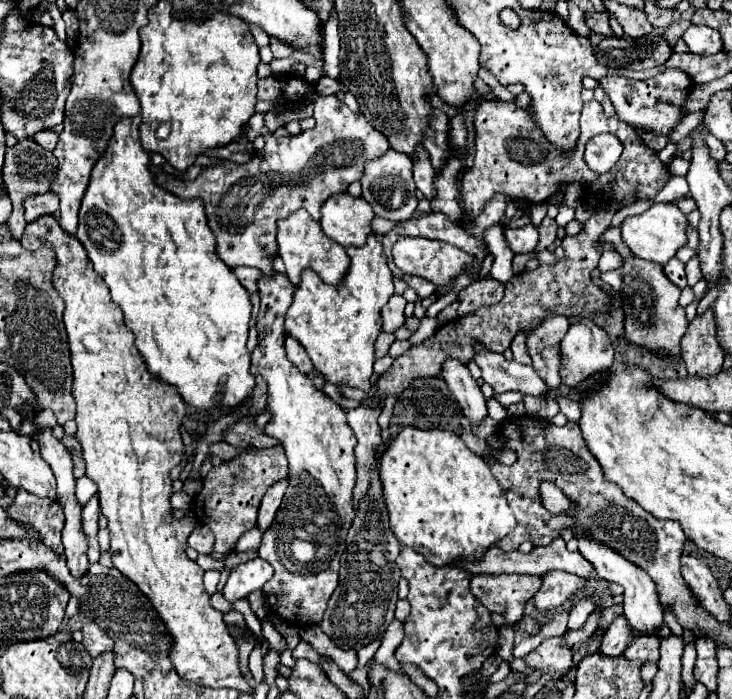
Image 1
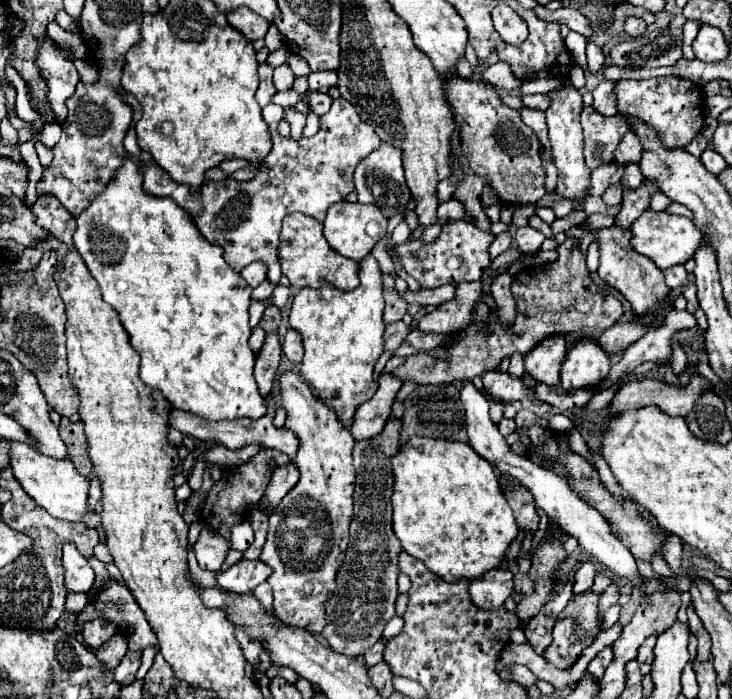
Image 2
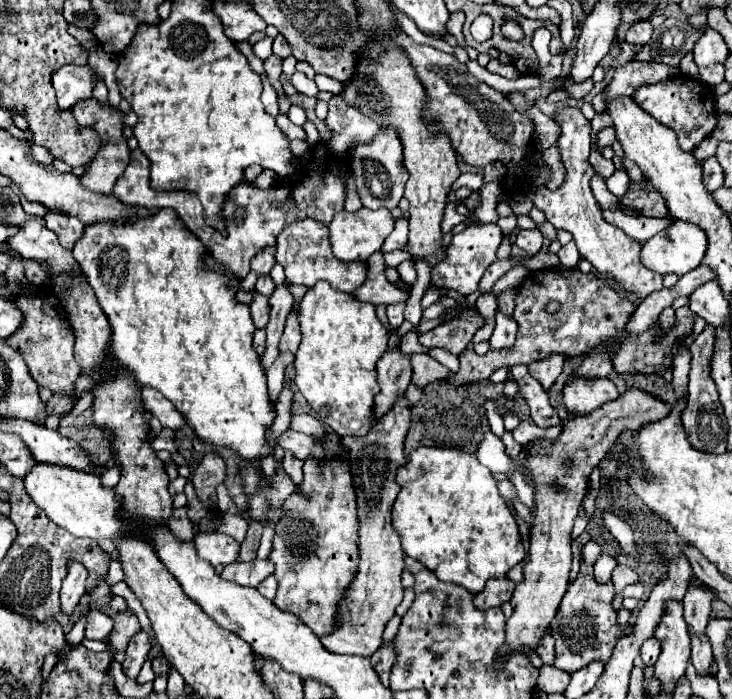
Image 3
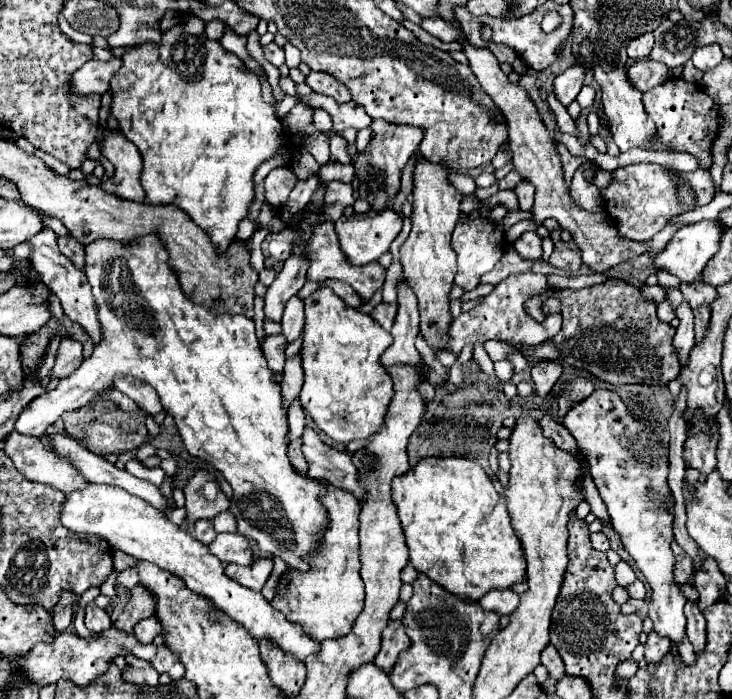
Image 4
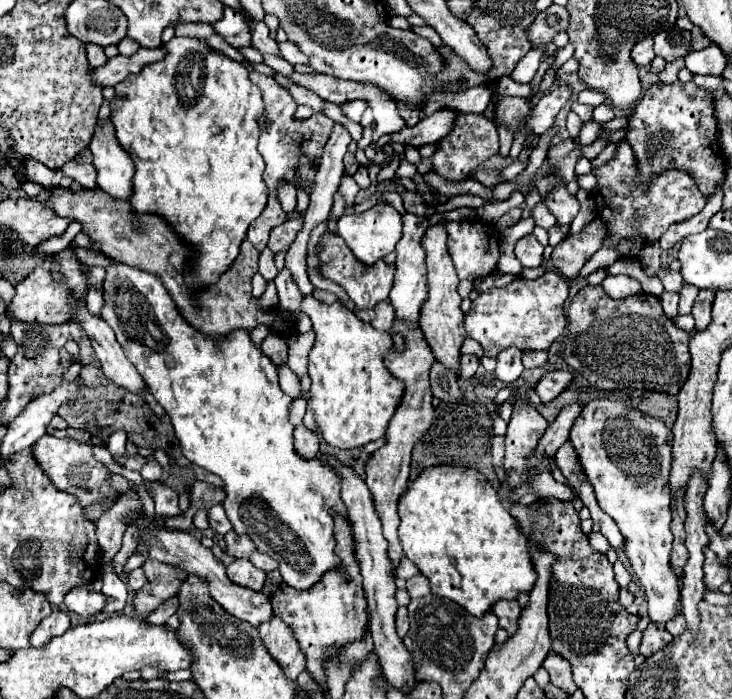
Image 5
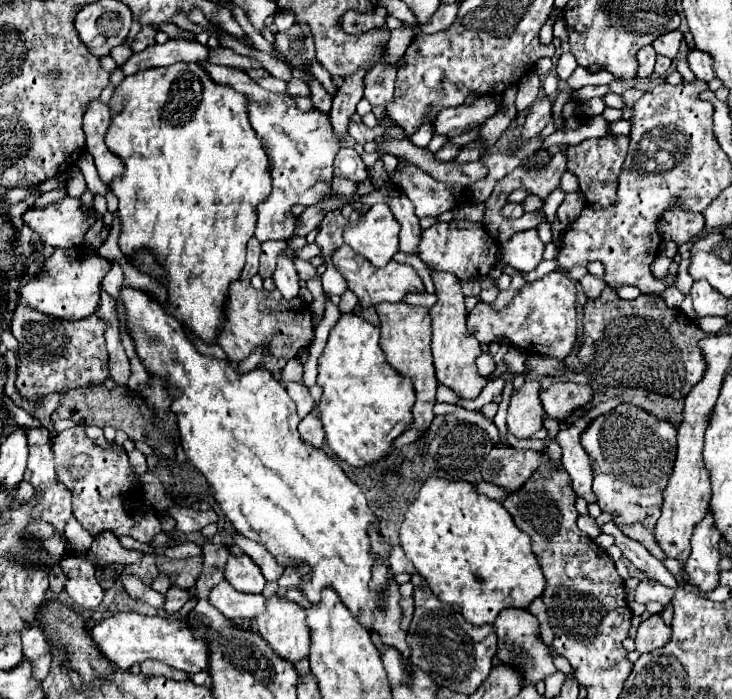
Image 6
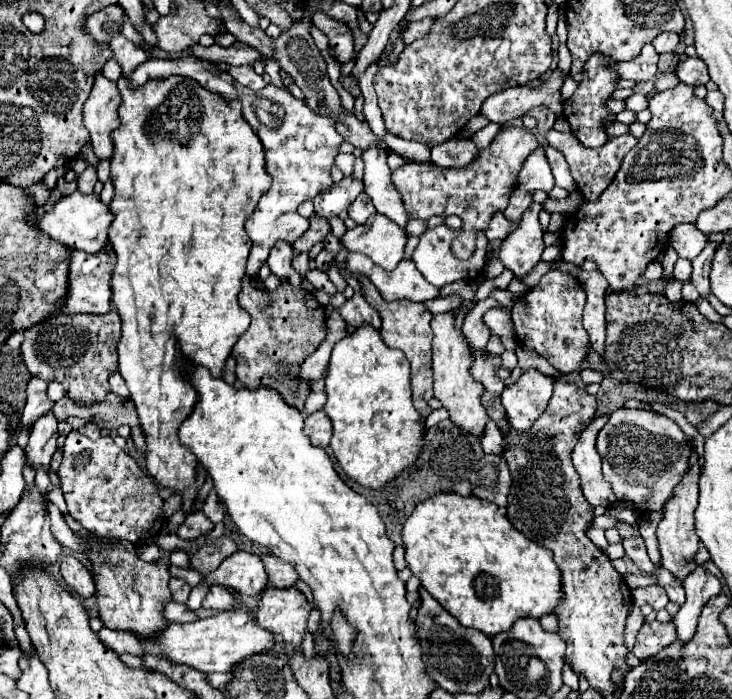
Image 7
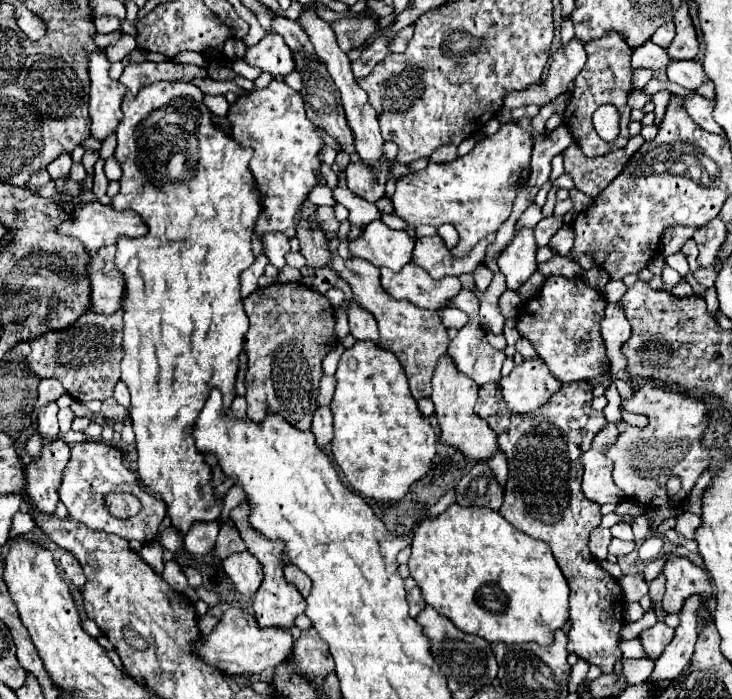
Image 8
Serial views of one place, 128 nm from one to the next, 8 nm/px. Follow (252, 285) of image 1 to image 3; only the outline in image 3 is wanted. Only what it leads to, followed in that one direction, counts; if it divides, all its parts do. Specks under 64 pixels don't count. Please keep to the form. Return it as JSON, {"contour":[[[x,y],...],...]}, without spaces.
{"contour":[[[264,248],[252,258],[252,272],[256,272],[256,276],[264,276],[272,270],[272,266],[276,264],[274,252],[276,248]]]}

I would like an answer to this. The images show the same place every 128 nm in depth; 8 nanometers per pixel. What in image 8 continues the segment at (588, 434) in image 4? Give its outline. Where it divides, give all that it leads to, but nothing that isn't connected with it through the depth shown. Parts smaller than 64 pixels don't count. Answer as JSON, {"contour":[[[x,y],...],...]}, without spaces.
{"contour":[[[644,386],[634,392],[632,400],[624,404],[626,410],[648,416],[646,428],[636,428],[626,422],[618,422],[618,438],[614,444],[606,448],[606,454],[614,462],[614,482],[616,486],[632,500],[642,506],[662,506],[670,502],[666,494],[666,482],[670,476],[678,476],[682,488],[672,502],[684,502],[698,480],[698,476],[708,468],[710,458],[704,446],[700,444],[700,436],[706,428],[706,404],[694,398],[684,398],[680,392],[672,392],[670,388]]]}

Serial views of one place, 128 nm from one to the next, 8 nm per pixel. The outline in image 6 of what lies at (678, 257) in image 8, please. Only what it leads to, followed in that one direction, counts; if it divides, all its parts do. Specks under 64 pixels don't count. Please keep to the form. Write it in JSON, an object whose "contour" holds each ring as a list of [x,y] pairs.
{"contour":[[[682,258],[680,268],[678,268],[678,280],[676,280],[676,288],[678,288],[678,290],[684,294],[684,296],[688,296],[688,294],[690,294],[692,284],[694,284],[694,280],[692,280],[692,276],[688,274],[688,258]]]}

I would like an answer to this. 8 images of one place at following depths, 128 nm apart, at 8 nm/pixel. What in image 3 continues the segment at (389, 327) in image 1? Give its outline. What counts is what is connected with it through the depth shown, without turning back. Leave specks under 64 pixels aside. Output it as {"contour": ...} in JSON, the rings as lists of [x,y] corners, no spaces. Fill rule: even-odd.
{"contour":[[[394,250],[384,254],[385,265],[388,267],[397,267],[405,260],[412,260],[412,256],[407,251]],[[390,304],[388,306],[386,314],[388,314],[392,328],[398,328],[404,322],[404,308],[406,308],[406,304]]]}

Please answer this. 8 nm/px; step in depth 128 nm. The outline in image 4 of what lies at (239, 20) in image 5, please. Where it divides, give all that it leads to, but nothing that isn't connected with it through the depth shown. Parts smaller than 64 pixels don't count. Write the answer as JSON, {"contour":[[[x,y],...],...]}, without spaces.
{"contour":[[[226,28],[226,32],[224,32],[224,36],[220,38],[220,44],[226,48],[226,50],[230,50],[230,52],[234,52],[252,72],[264,72],[264,68],[262,68],[262,64],[260,62],[256,62],[250,54],[248,54],[248,50],[246,50],[246,38],[244,36],[238,36],[238,34],[234,34],[230,28]]]}

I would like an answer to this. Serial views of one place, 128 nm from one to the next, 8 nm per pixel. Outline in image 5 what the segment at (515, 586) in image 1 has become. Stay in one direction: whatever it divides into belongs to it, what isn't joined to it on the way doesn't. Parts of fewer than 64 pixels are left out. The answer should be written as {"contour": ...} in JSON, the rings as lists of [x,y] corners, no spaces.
{"contour":[[[500,600],[500,604],[494,604],[492,606],[492,612],[498,616],[500,620],[500,626],[508,630],[508,634],[512,634],[516,628],[518,628],[518,616],[522,612],[520,604],[516,600]]]}

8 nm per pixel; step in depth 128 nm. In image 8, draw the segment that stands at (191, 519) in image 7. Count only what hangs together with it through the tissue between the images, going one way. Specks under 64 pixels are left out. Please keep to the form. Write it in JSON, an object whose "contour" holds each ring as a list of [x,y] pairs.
{"contour":[[[208,522],[208,524],[194,524],[184,536],[184,548],[190,554],[208,554],[214,548],[216,536],[218,536],[218,522]]]}

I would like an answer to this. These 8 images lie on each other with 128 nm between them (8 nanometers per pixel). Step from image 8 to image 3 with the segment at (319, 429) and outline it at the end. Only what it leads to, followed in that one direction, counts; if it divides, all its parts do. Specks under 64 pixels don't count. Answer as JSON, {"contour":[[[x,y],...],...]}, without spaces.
{"contour":[[[286,452],[286,456],[282,458],[282,468],[284,468],[284,472],[294,480],[294,484],[298,486],[300,482],[302,482],[302,460],[298,460],[296,456],[292,456],[290,452]]]}

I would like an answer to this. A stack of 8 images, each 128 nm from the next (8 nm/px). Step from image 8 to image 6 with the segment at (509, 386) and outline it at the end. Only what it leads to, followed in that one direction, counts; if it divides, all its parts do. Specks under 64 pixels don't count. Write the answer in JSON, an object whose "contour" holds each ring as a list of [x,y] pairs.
{"contour":[[[526,380],[522,388],[512,392],[508,408],[508,432],[516,438],[530,438],[542,428],[544,408],[538,392],[540,384],[536,380]]]}

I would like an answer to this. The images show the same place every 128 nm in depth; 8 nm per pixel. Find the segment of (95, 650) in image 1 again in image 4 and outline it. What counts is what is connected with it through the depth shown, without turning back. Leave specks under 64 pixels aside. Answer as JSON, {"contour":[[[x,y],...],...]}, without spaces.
{"contour":[[[90,602],[86,606],[86,628],[94,634],[100,634],[100,632],[106,632],[108,628],[112,628],[112,620],[106,610],[102,610],[94,602]]]}

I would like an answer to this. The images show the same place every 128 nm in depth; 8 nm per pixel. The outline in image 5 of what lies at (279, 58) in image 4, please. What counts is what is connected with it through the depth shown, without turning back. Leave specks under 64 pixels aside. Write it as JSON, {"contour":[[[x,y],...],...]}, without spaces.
{"contour":[[[256,20],[252,24],[252,48],[258,50],[260,54],[274,54],[274,56],[280,54],[278,42],[268,36],[268,26],[264,22],[256,22]]]}

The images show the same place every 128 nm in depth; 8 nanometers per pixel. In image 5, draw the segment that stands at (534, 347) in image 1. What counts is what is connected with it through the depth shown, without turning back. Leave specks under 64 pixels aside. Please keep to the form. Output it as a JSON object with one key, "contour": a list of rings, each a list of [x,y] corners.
{"contour":[[[550,370],[550,372],[546,372],[540,378],[540,382],[536,386],[536,392],[538,392],[538,396],[540,396],[542,402],[550,402],[550,400],[554,400],[570,384],[570,380],[572,380],[570,372]]]}

